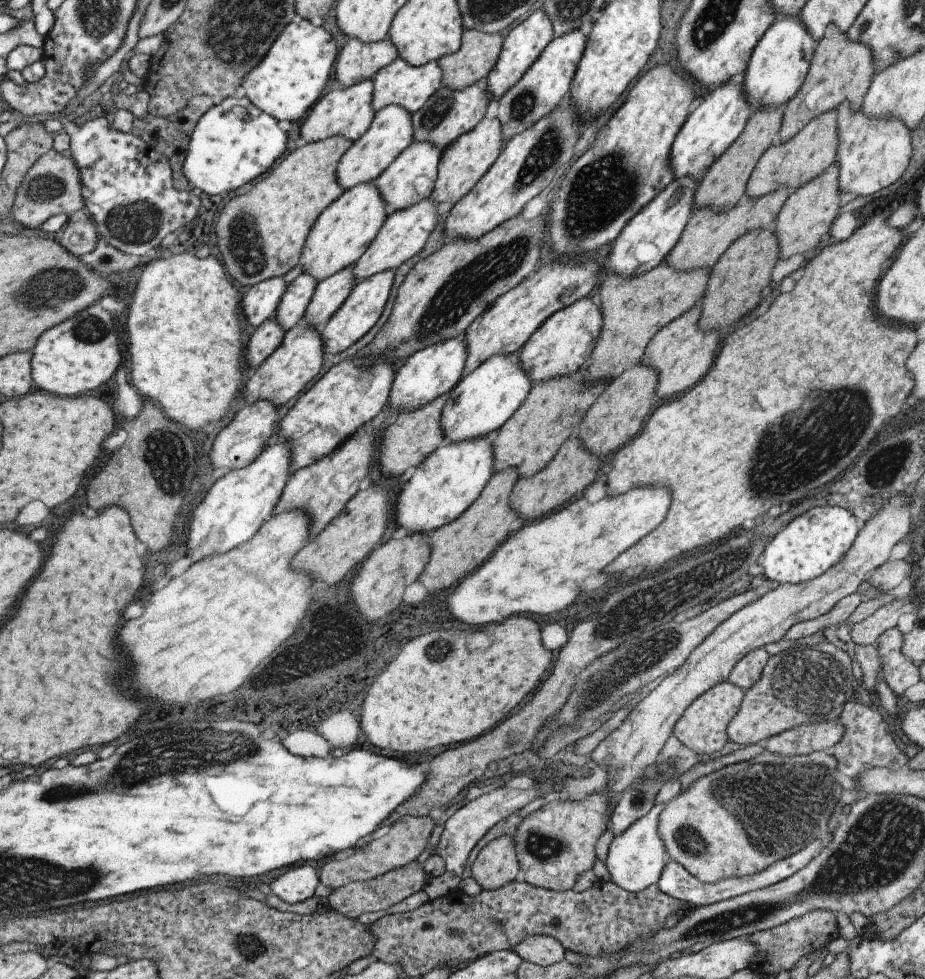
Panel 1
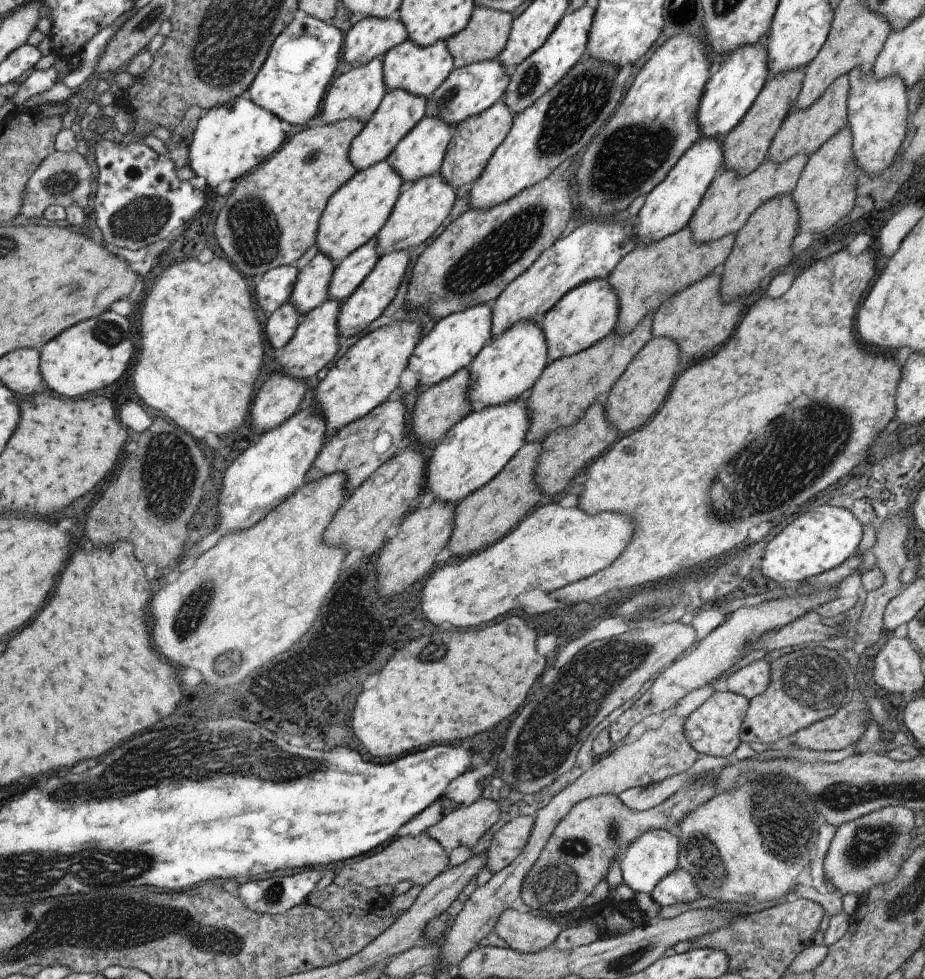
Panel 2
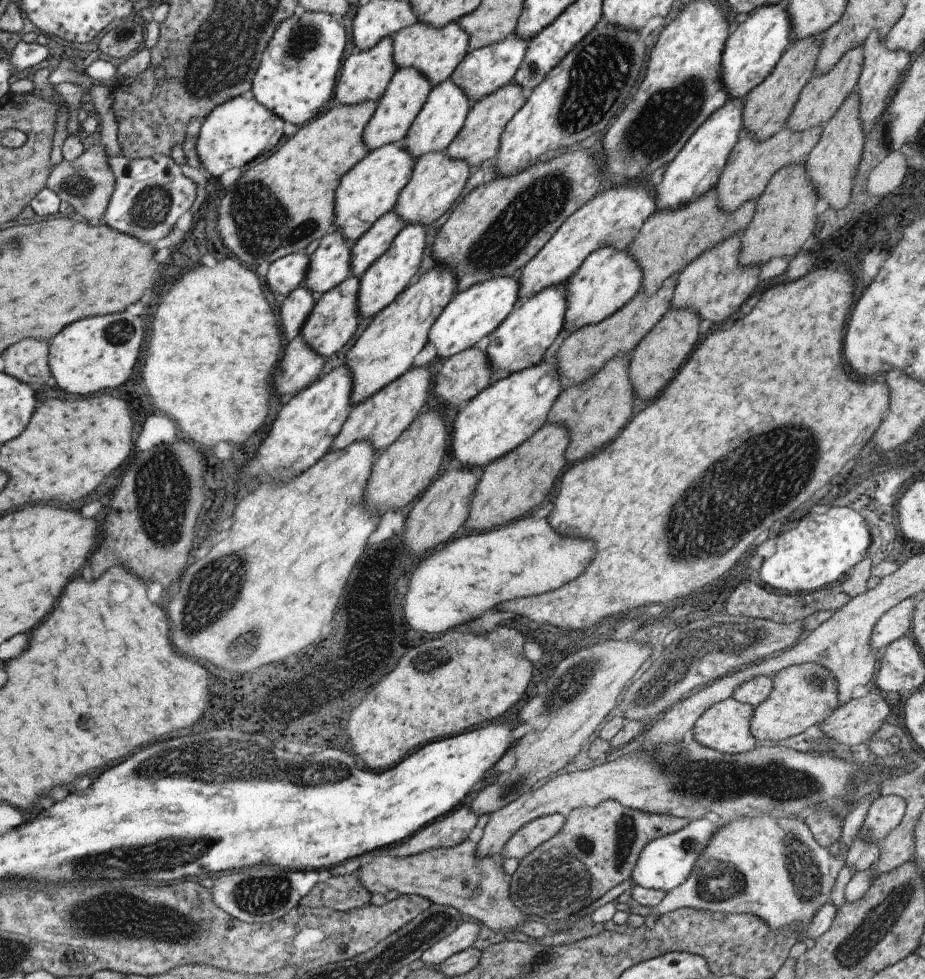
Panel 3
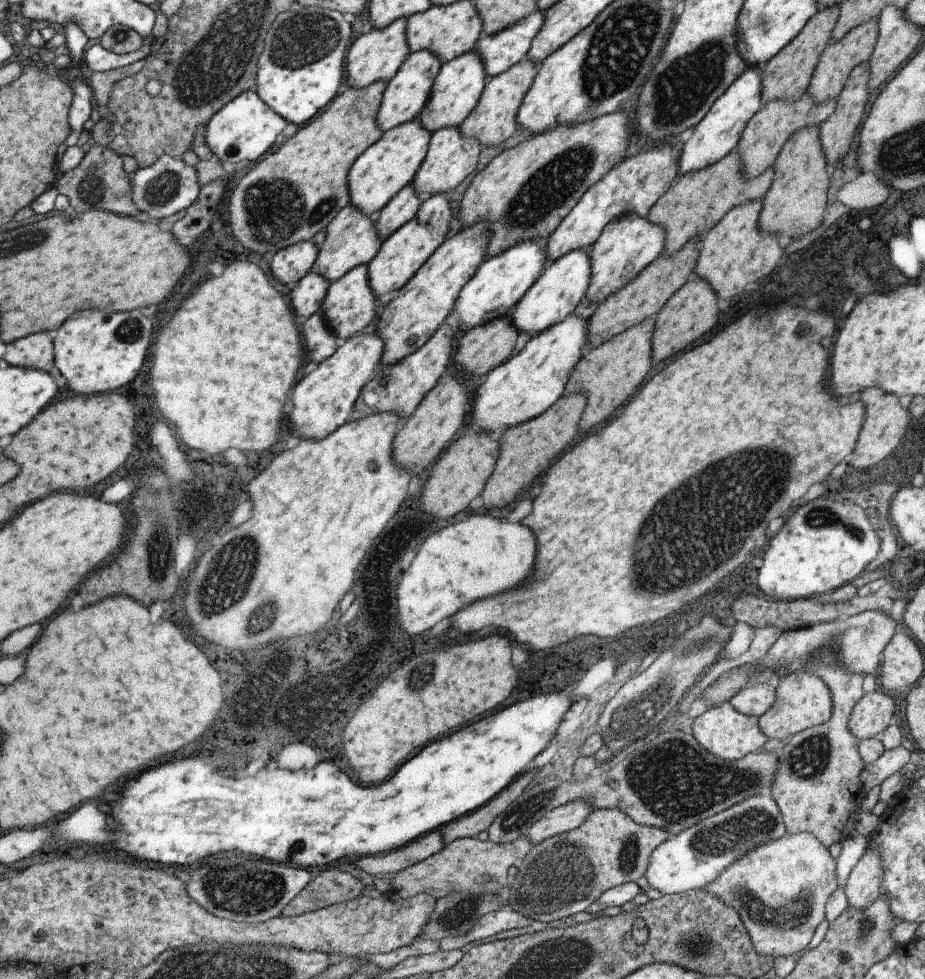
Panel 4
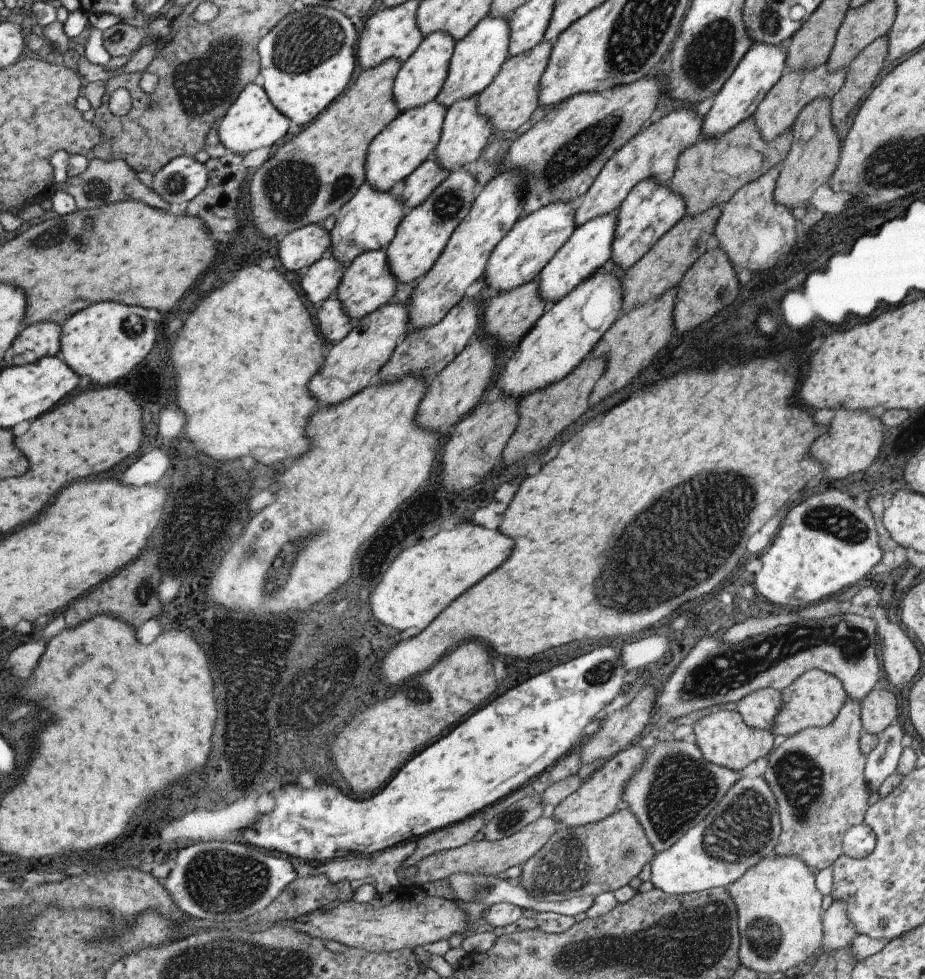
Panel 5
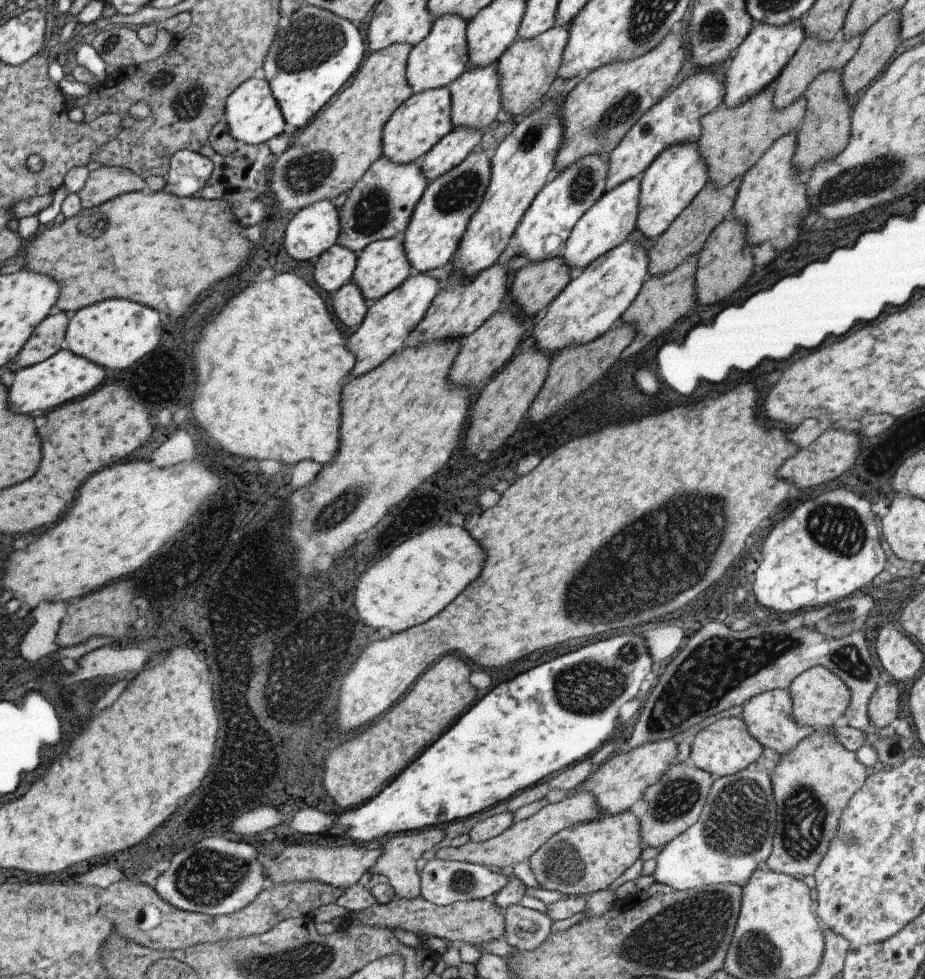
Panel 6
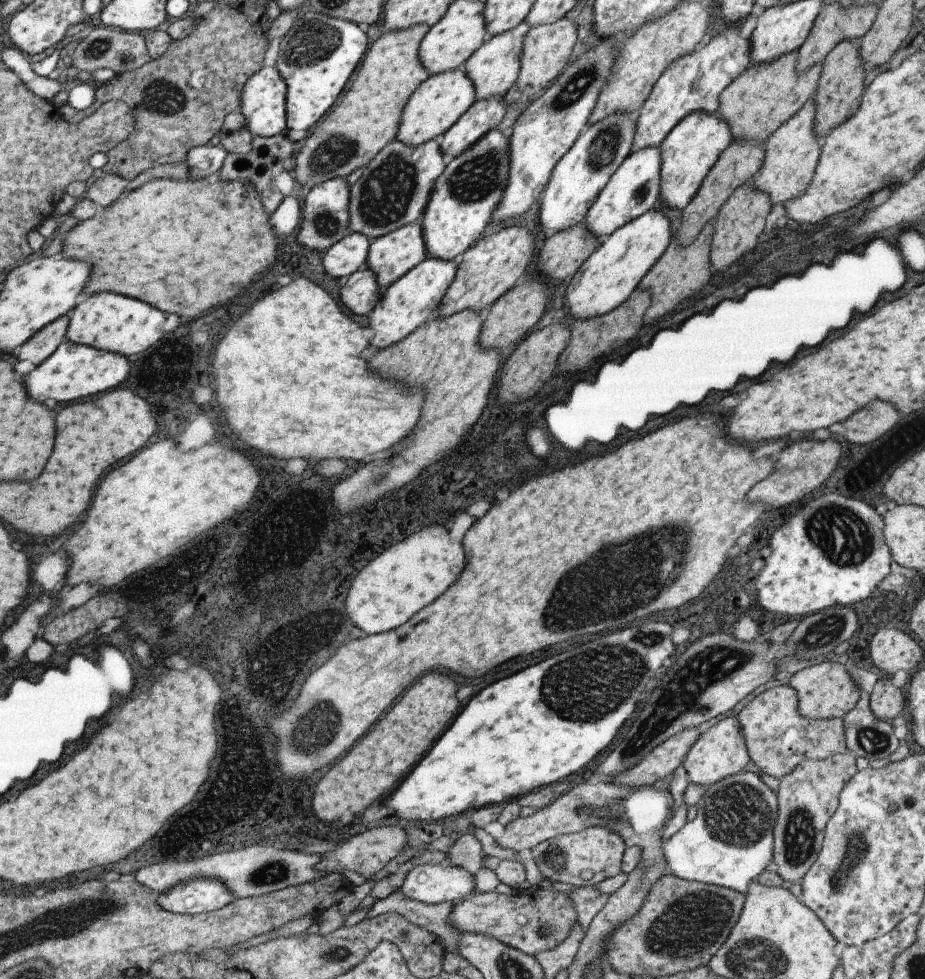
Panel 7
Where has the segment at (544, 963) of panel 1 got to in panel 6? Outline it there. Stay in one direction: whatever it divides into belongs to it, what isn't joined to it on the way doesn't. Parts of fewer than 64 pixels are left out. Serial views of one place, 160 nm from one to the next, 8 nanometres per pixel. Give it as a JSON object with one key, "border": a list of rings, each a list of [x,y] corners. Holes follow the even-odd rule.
{"border":[[[559,801],[545,805],[529,818],[513,822],[510,827],[507,827],[497,836],[481,842],[470,840],[459,847],[441,847],[436,850],[434,856],[445,861],[463,861],[464,863],[493,866],[493,868],[505,868],[505,866],[513,866],[514,864],[527,861],[539,846],[551,838],[552,834],[564,829],[565,826],[569,827],[569,824],[573,824],[571,812],[567,810],[565,802]]]}

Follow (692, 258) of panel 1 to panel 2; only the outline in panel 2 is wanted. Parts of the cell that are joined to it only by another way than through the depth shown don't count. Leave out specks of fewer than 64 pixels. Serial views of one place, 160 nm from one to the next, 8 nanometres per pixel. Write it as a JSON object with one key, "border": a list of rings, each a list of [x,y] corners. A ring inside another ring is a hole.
{"border":[[[799,153],[781,164],[765,160],[744,177],[737,177],[734,171],[723,168],[714,176],[689,219],[688,229],[692,242],[696,245],[711,243],[727,235],[733,235],[746,223],[749,215],[757,207],[774,197],[789,195],[795,188],[807,159],[806,155]]]}

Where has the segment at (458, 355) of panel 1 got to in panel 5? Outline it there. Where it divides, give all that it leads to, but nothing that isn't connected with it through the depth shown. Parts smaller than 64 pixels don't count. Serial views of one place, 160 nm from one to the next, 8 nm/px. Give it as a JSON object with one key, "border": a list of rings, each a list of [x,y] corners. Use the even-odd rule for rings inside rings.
{"border":[[[579,198],[569,203],[549,203],[515,221],[511,230],[497,243],[487,259],[483,274],[480,276],[485,288],[489,286],[489,290],[505,292],[535,280],[575,228],[573,213],[578,202]]]}

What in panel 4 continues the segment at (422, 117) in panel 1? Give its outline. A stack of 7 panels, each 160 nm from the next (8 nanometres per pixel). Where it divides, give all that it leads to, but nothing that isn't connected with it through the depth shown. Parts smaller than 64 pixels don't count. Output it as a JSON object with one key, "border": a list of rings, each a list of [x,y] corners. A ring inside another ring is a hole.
{"border":[[[532,11],[502,31],[479,38],[473,50],[480,58],[484,73],[489,78],[505,72],[524,58],[543,22],[544,12]]]}

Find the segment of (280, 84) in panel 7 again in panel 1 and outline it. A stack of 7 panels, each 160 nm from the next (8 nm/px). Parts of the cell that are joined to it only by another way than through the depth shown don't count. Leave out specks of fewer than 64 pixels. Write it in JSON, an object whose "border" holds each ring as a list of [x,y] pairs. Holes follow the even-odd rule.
{"border":[[[233,95],[216,102],[208,108],[195,123],[191,131],[188,147],[182,162],[182,173],[189,183],[190,188],[195,191],[201,190],[207,196],[233,192],[235,188],[243,186],[245,182],[261,176],[271,168],[271,164],[285,152],[287,148],[287,136],[279,126],[278,120],[260,111],[254,104],[251,104],[247,97],[237,98]]]}

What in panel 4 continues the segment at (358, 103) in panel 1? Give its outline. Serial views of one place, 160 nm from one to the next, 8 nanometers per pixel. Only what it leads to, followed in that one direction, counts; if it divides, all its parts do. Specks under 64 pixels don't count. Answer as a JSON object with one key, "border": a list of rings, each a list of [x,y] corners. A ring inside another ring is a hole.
{"border":[[[406,19],[391,21],[382,29],[366,27],[363,33],[352,43],[344,58],[346,82],[351,89],[362,89],[376,81],[391,80],[408,52],[405,38]]]}

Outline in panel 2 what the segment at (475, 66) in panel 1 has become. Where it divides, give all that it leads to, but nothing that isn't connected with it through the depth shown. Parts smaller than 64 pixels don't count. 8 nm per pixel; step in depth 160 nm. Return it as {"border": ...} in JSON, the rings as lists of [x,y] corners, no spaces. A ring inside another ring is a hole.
{"border":[[[474,7],[463,30],[445,40],[447,52],[449,52],[453,59],[452,68],[463,68],[471,63],[496,59],[505,46],[512,15],[512,13]]]}

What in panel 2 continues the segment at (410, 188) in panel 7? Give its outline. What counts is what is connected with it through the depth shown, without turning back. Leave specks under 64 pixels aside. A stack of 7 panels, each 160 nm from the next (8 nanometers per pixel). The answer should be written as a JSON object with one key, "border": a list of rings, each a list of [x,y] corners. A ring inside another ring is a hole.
{"border":[[[316,253],[306,266],[298,270],[287,302],[299,315],[305,316],[327,300],[327,287],[334,266],[335,263],[326,256]]]}

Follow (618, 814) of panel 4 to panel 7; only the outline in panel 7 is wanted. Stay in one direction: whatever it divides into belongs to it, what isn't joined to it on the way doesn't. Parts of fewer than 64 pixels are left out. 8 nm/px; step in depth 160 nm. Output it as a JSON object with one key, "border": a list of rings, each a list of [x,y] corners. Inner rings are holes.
{"border":[[[594,826],[541,841],[530,852],[543,879],[575,884],[578,887],[591,887],[621,872],[619,864],[624,849],[624,840],[617,830]]]}

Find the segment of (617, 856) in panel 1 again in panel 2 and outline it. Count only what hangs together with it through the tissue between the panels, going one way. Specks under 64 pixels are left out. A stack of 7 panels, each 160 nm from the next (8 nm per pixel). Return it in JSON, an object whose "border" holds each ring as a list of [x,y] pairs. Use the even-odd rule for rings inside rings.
{"border":[[[647,829],[636,836],[624,850],[619,863],[622,882],[633,892],[646,892],[648,895],[664,876],[678,866],[678,840],[674,832],[665,829]]]}

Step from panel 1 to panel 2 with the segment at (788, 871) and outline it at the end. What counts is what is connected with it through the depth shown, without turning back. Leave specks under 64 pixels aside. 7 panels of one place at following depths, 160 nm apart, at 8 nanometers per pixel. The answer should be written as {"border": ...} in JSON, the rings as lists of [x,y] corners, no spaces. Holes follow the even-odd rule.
{"border":[[[677,866],[673,872],[659,880],[649,896],[662,907],[675,902],[693,902],[700,898],[700,890],[693,877]]]}

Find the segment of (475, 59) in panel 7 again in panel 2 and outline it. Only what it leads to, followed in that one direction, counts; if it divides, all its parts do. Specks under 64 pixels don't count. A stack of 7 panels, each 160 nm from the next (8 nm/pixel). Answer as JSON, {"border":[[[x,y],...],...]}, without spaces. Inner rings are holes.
{"border":[[[438,173],[423,177],[414,183],[405,183],[385,224],[374,236],[376,255],[382,257],[393,251],[402,251],[411,248],[411,246],[419,246],[421,242],[431,238],[431,234],[447,218],[455,197],[455,188],[441,180]]]}

